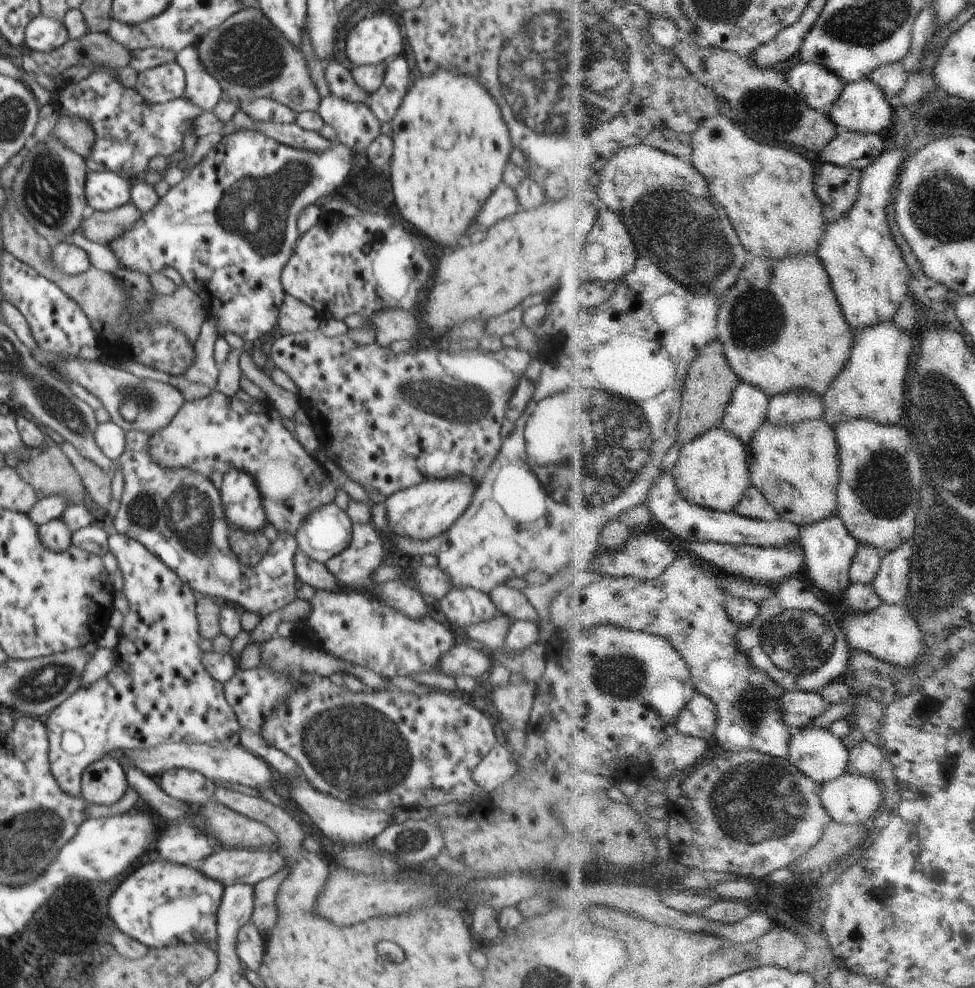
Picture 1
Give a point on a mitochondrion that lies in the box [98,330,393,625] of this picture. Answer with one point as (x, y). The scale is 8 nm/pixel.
(188, 515)

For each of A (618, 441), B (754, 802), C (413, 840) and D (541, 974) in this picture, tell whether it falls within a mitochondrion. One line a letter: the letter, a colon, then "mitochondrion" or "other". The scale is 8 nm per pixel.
A: mitochondrion
B: mitochondrion
C: mitochondrion
D: mitochondrion

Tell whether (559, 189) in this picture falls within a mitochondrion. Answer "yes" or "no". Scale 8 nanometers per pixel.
no

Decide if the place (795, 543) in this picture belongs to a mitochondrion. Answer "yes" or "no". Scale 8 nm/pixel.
no

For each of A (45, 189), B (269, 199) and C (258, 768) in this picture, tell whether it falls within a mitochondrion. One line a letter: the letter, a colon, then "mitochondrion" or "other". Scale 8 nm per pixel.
A: mitochondrion
B: mitochondrion
C: other

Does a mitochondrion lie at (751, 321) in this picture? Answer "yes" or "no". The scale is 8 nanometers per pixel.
yes

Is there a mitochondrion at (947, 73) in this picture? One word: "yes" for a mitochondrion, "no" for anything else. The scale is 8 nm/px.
no

